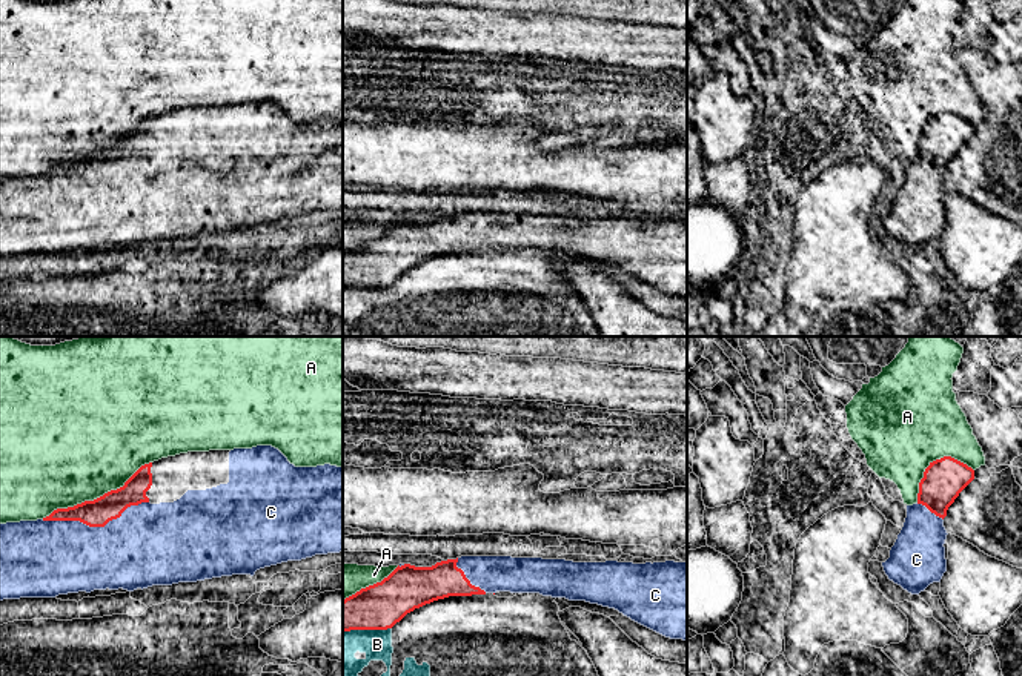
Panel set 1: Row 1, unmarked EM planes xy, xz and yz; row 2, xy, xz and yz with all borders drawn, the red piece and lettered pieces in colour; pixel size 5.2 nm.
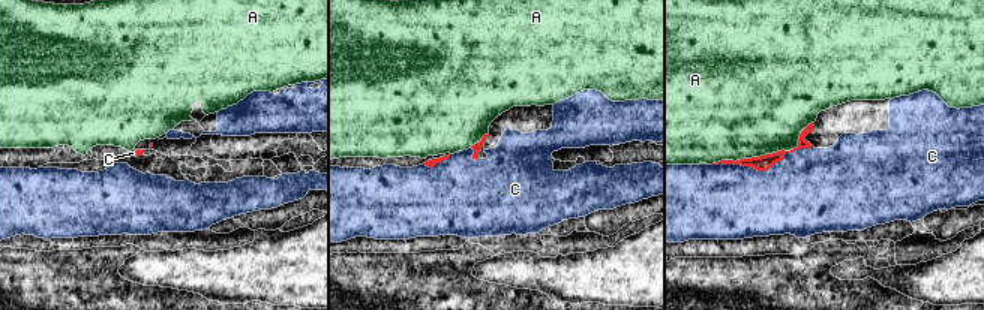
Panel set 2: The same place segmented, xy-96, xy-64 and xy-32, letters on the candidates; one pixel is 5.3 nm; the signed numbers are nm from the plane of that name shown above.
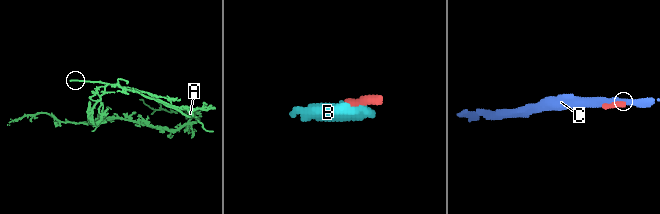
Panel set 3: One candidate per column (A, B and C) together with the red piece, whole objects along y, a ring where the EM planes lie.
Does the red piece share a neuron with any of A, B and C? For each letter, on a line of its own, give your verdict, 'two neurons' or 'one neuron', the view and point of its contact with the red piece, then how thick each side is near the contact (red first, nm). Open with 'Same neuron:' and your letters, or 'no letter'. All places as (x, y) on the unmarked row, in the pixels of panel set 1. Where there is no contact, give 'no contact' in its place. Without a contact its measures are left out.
Same neuron: C
A: two neurons; meets red in xy at (97, 154); 140 nm thick on the red side, 480 nm on the other
B: two neurons; meets red in xz at (366, 284); 240 nm thick on the red side, 170 nm on the other
C: one neuron; meets red in xy at (94, 182); 140 nm thick on the red side, 380 nm on the other

